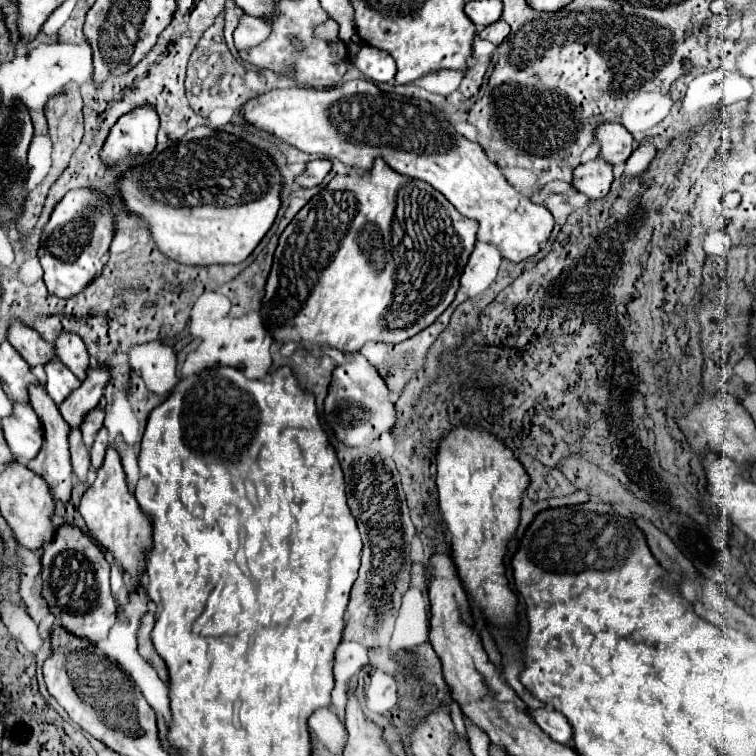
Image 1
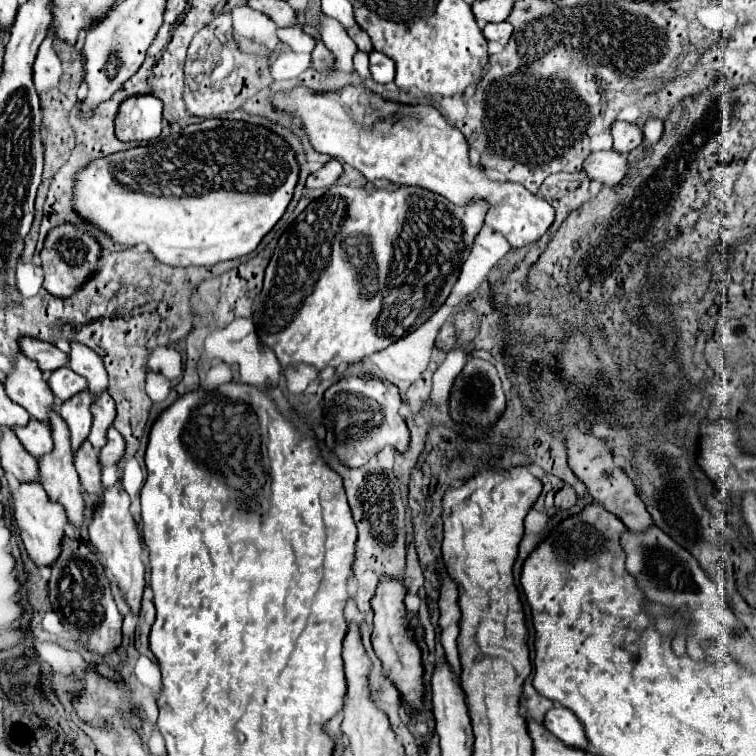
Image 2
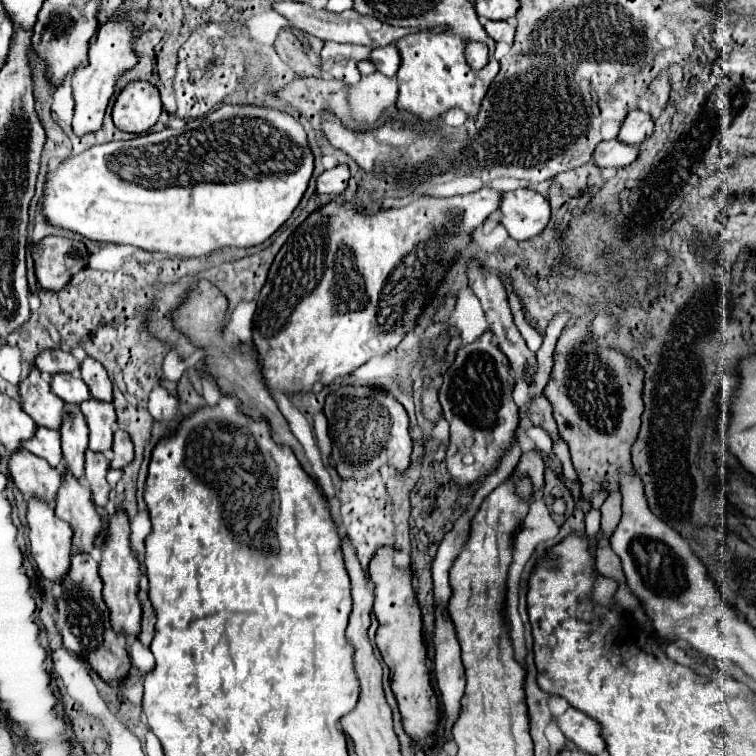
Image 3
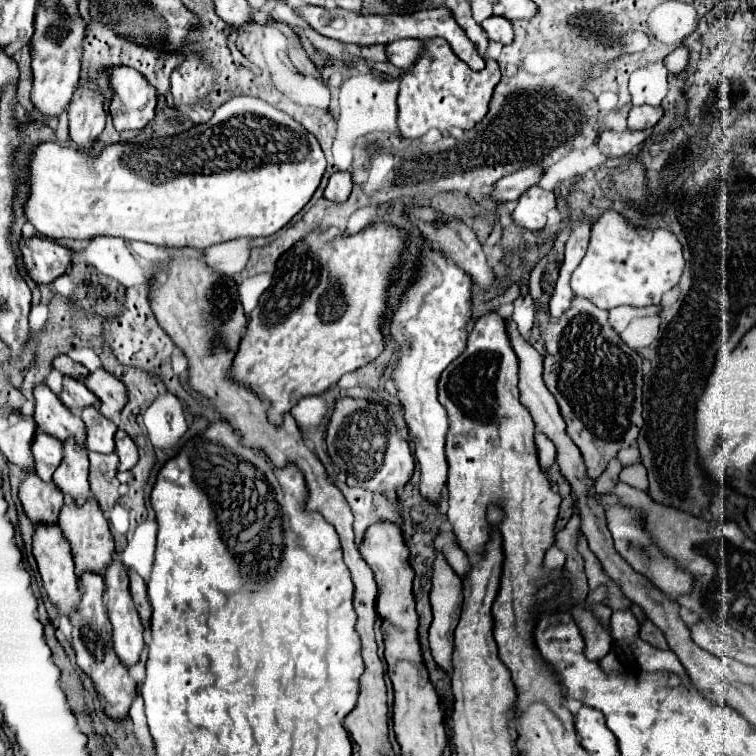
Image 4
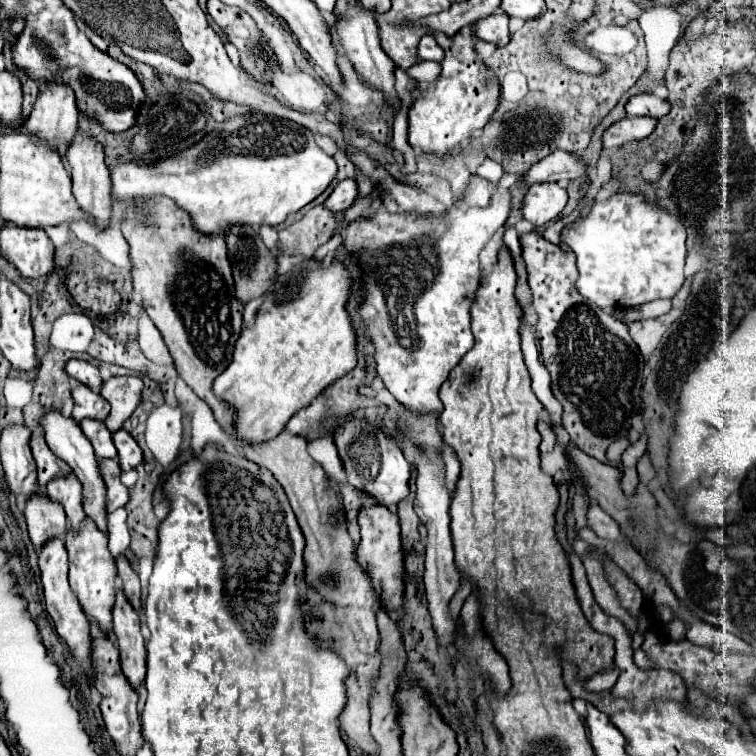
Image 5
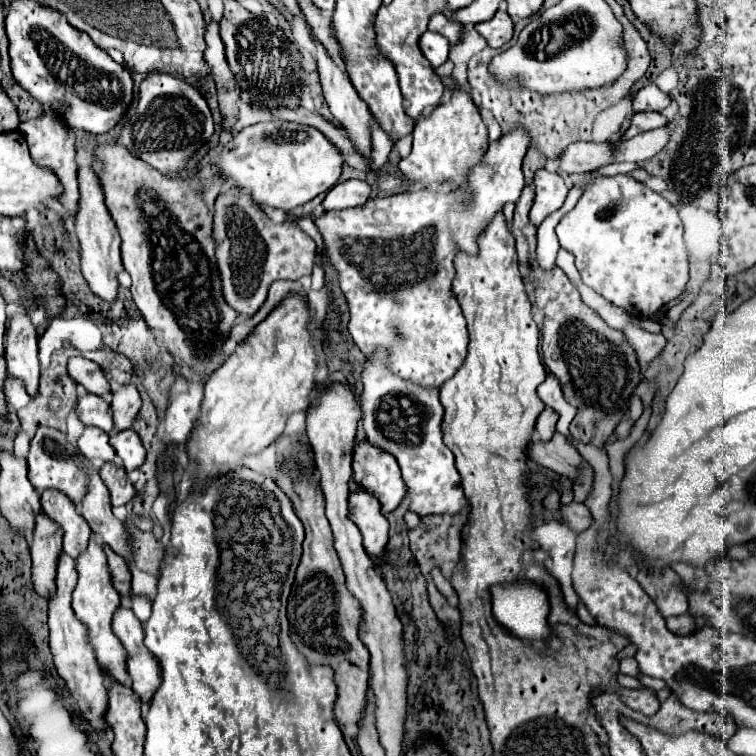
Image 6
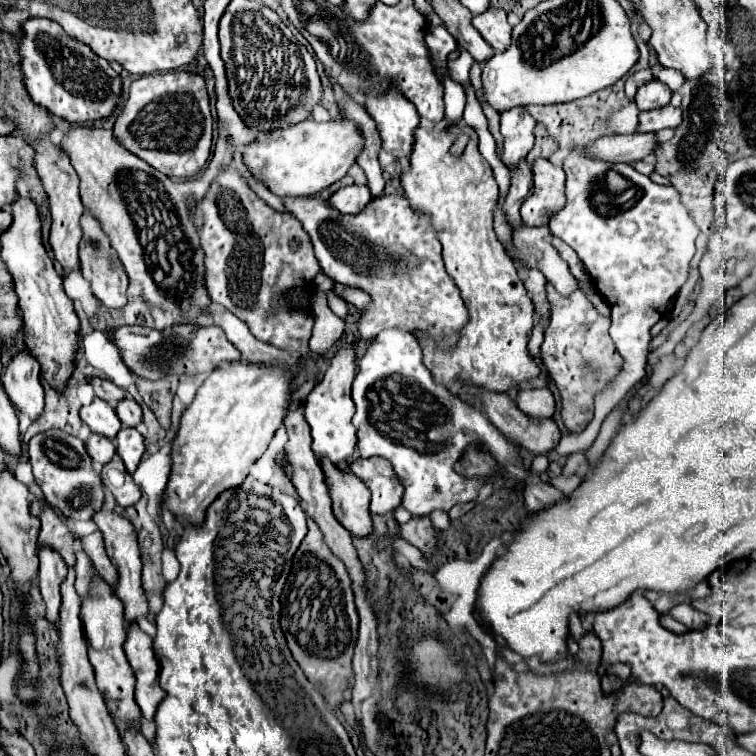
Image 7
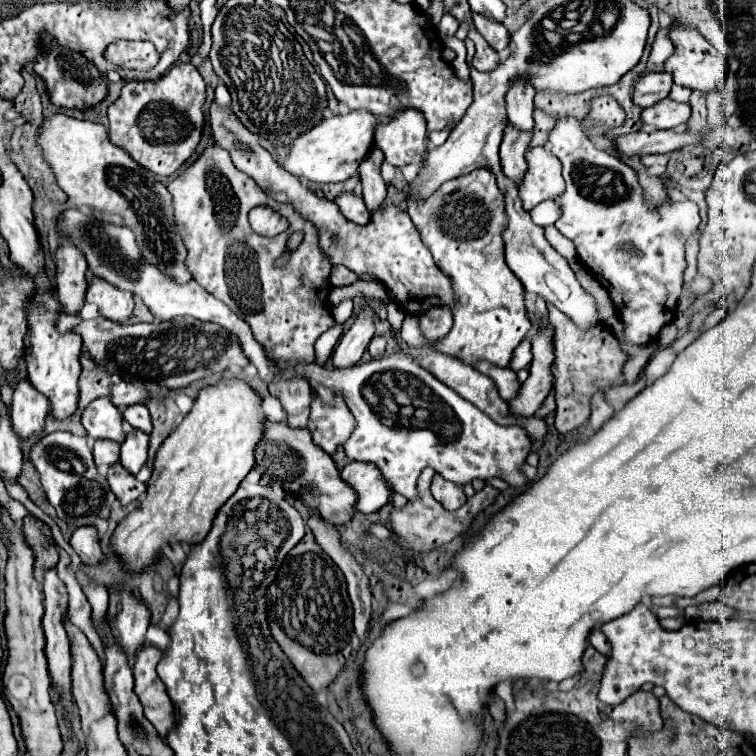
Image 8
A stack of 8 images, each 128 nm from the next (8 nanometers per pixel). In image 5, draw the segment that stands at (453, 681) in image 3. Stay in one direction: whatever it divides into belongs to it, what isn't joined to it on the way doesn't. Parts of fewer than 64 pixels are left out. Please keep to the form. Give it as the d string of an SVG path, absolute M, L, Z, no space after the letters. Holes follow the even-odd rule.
M472 174L466 192L450 208L446 208L440 218L416 212L390 214L382 206L376 212L350 222L342 230L342 244L346 252L354 256L358 266L362 266L362 300L358 304L358 314L364 322L366 338L370 338L374 348L372 356L376 362L376 372L394 398L410 410L442 412L438 390L450 370L474 346L468 296L474 294L480 278L478 256L494 232L506 224L510 216L510 200L510 188ZM418 450L416 452L416 500L414 500L414 510L422 524L428 530L426 536L426 572L424 572L424 584L426 584L426 598L432 614L432 622L438 634L440 644L450 644L452 640L452 618L448 614L448 602L456 594L460 586L460 574L454 566L454 550L452 550L452 538L450 538L450 494L446 492L444 480L442 480L442 462L434 452Z

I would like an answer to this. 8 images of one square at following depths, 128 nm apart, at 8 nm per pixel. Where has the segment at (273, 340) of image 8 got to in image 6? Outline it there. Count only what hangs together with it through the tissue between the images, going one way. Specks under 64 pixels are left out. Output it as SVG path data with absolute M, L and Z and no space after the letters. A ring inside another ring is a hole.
M236 186L216 198L212 238L216 242L216 266L224 300L242 318L252 318L260 310L274 280L298 280L312 274L316 242L294 222L274 224L264 210L252 202L252 196Z

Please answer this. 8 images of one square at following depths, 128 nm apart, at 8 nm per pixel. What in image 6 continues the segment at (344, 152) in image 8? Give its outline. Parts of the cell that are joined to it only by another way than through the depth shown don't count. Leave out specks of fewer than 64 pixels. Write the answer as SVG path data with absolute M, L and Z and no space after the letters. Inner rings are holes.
M260 122L236 132L228 144L220 144L210 152L202 160L200 172L208 170L212 164L218 164L226 178L252 194L256 204L294 210L338 182L344 158L340 150L312 126L296 122Z

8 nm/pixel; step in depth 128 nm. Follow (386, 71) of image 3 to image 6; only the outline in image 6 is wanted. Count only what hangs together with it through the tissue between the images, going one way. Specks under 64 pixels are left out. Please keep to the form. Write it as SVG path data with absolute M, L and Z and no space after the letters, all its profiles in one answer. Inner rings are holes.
M428 30L420 38L420 50L424 52L424 56L428 58L432 68L438 68L440 64L444 64L448 60L450 42L442 34L436 34L436 32Z

